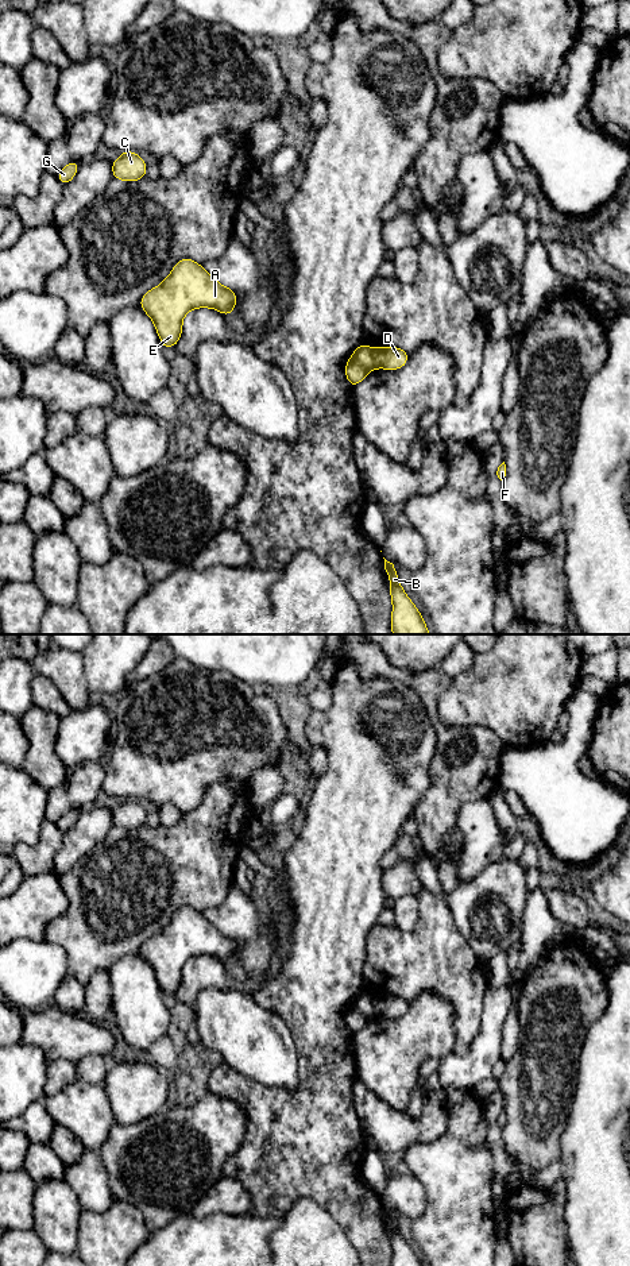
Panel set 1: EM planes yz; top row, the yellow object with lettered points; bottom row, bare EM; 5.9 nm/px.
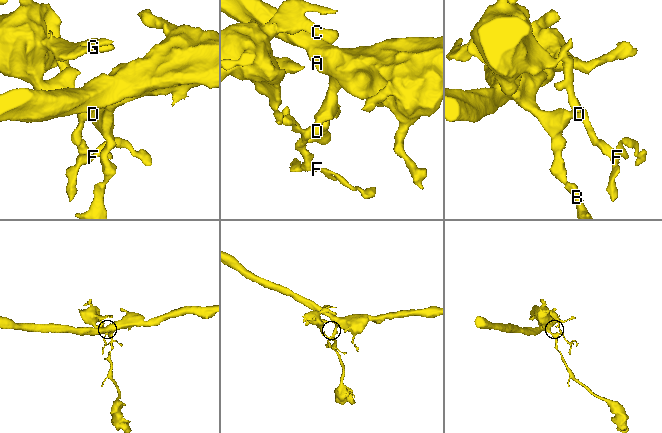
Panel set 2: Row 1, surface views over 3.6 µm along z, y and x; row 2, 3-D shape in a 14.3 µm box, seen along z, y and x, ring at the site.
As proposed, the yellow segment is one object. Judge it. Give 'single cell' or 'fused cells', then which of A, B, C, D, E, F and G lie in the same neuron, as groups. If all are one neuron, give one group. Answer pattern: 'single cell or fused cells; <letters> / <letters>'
fused cells; A B E / C D F G

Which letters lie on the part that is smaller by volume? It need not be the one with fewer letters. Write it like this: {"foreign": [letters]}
{"foreign": ["C", "D", "F", "G"]}

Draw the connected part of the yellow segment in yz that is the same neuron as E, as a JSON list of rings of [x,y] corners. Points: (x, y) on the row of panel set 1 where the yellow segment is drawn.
[[[190,258],[175,263],[171,274],[150,289],[139,305],[154,321],[163,348],[175,347],[182,335],[183,316],[194,308],[213,308],[224,316],[233,313],[235,290],[221,286]]]

